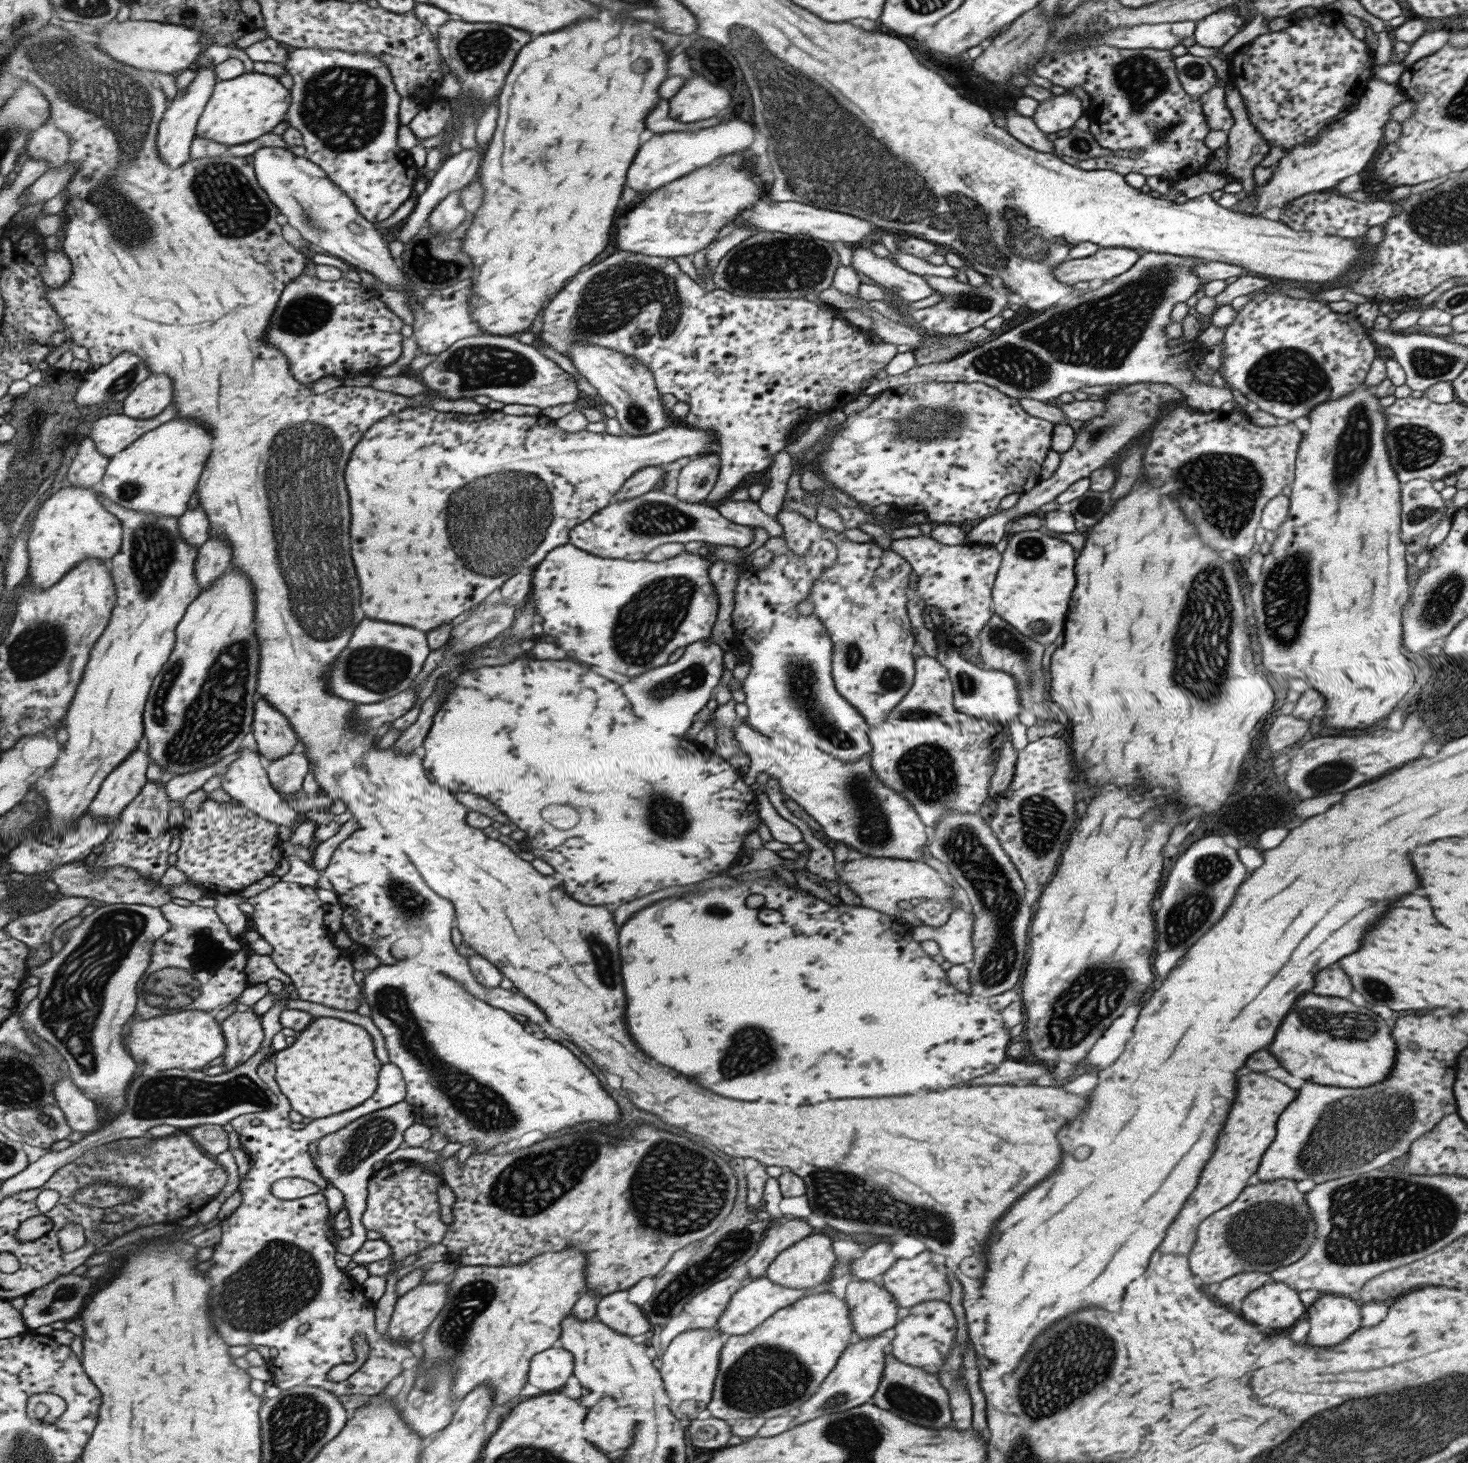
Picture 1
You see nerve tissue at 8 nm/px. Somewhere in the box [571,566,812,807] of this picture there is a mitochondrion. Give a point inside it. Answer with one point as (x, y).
(647, 623)

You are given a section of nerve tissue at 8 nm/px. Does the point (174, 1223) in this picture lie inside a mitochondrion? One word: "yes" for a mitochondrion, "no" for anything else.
no

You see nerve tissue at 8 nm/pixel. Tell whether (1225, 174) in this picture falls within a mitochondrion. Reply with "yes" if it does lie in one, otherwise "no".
no

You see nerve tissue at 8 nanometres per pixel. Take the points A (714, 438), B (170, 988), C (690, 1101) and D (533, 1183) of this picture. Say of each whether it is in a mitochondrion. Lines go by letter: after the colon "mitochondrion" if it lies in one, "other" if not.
A: other
B: mitochondrion
C: other
D: mitochondrion

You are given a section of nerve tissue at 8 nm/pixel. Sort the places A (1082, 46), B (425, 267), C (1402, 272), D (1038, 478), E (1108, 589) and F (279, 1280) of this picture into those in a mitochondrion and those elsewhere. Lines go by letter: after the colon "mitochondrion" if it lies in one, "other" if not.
A: other
B: mitochondrion
C: other
D: other
E: other
F: mitochondrion

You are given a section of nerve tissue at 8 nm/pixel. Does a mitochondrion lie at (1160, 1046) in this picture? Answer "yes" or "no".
no

